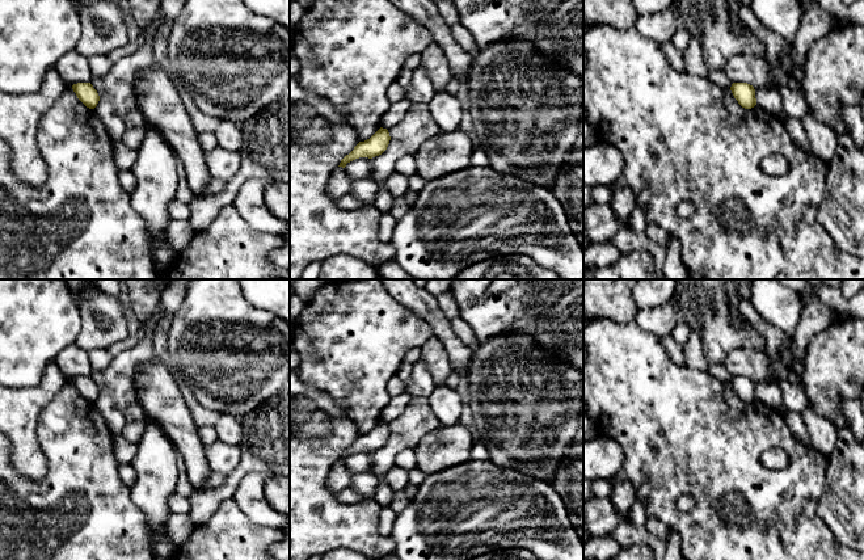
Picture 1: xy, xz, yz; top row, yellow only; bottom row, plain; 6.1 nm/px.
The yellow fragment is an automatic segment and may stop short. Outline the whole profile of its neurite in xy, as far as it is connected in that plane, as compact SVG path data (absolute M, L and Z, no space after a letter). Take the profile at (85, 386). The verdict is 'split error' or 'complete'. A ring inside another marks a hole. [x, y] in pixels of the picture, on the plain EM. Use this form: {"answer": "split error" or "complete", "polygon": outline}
{"answer": "complete", "polygon": "M77 376L72 379L77 392L89 403L94 403L100 395L97 384L90 376Z"}

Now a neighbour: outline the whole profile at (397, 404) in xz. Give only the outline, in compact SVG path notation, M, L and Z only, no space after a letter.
M406 390L396 396L392 396L380 414L380 421L389 424L396 420L403 414L410 399L412 396L406 392Z

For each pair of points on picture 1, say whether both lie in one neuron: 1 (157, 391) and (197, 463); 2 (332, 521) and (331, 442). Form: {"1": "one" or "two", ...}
{"1": "one", "2": "one"}

